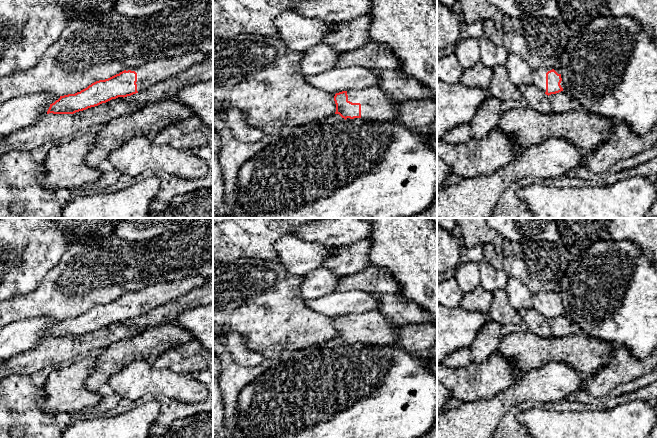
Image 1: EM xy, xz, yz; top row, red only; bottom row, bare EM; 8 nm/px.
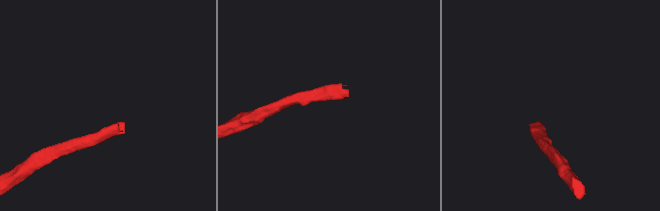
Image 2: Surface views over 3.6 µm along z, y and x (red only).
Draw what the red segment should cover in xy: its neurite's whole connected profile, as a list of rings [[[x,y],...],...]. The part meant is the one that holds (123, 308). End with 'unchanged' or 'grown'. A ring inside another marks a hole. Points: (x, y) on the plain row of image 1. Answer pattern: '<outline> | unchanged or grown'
[[[190,274],[128,292],[108,303],[96,305],[80,316],[60,320],[50,328],[47,338],[74,338],[118,321],[131,320],[186,295],[208,281],[201,275]]] | grown

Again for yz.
[[[543,291],[532,295],[532,308],[548,320],[559,317],[565,312],[561,296],[556,292]]] | grown

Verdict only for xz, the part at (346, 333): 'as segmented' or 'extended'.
extended

